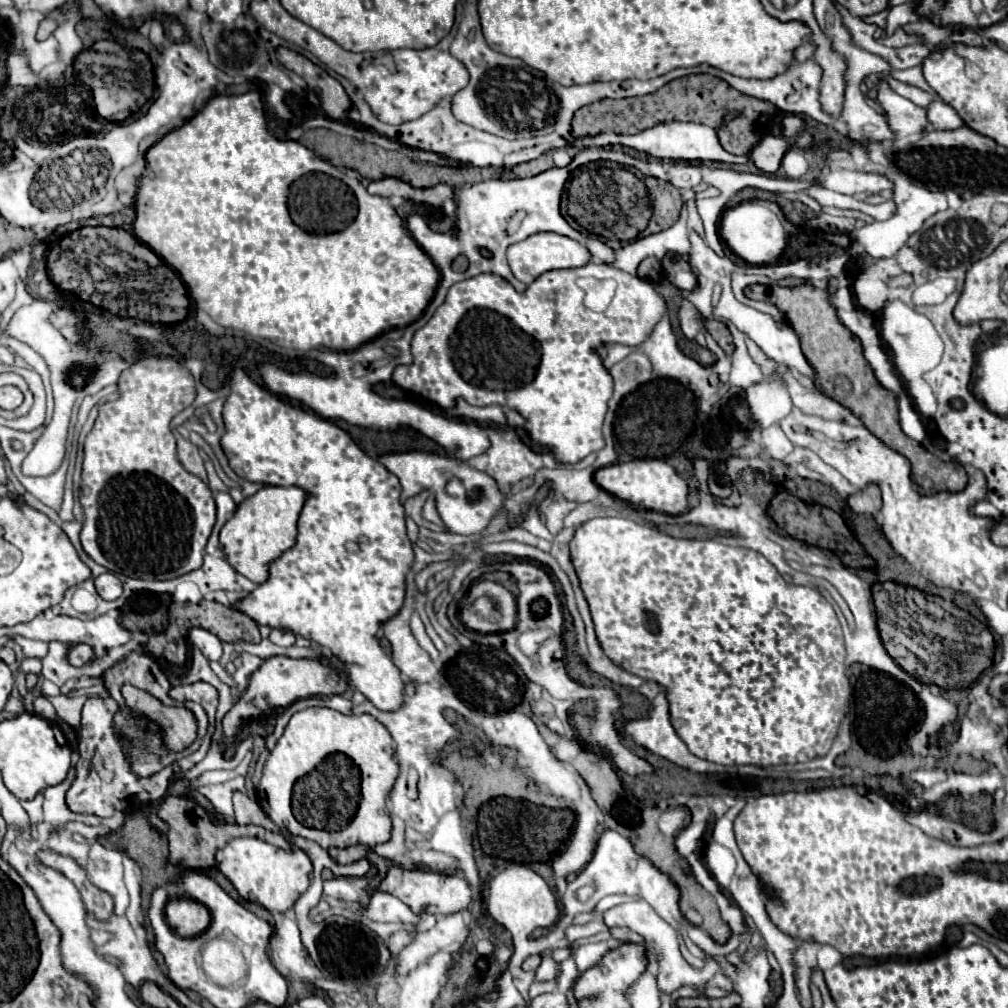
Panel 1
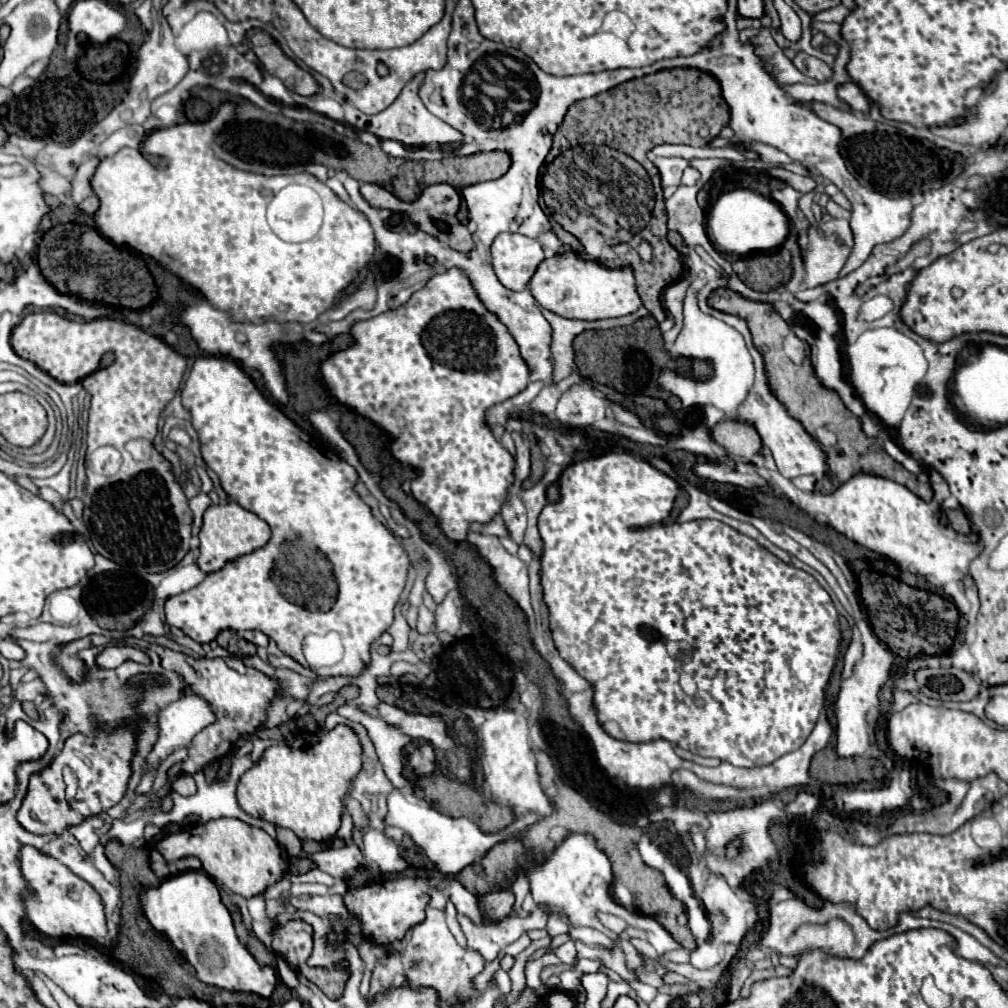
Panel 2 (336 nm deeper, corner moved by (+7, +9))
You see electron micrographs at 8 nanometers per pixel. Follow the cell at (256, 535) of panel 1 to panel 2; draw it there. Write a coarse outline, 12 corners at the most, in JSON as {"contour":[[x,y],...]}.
{"contour":[[236,502],[210,506],[196,564],[210,574],[262,548],[270,528]]}

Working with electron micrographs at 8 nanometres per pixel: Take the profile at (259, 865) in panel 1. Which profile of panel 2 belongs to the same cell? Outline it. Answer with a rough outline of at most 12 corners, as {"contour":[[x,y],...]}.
{"contour":[[236,818],[160,840],[244,898],[288,870],[278,842]]}

